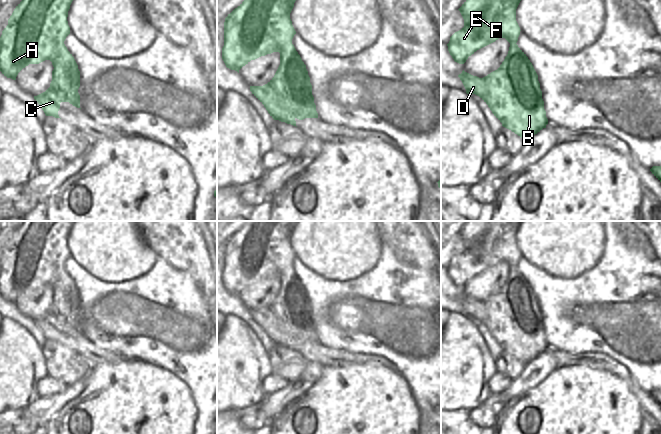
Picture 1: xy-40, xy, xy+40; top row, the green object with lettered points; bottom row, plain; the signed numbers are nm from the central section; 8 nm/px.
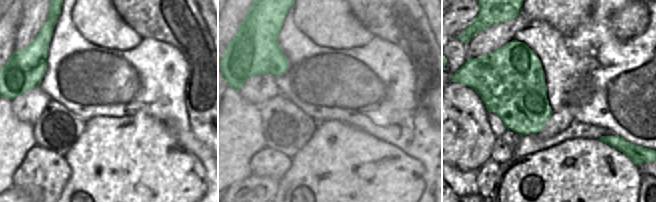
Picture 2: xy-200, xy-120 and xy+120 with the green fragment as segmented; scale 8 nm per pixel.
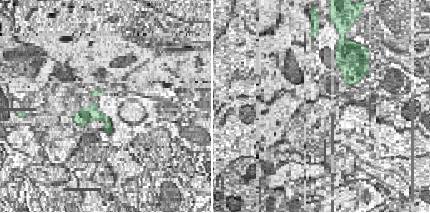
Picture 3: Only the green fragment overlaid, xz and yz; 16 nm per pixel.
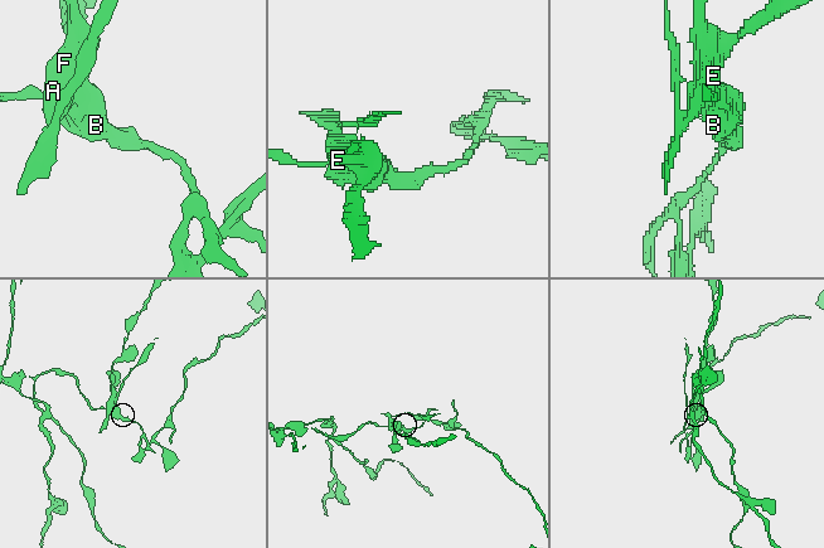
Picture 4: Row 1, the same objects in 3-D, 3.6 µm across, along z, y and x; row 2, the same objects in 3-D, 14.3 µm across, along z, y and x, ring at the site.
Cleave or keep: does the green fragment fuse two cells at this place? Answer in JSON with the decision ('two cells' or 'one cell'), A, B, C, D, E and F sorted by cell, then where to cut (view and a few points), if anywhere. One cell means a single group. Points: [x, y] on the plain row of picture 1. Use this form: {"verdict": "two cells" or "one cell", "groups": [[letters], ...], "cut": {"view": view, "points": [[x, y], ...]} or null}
{"verdict": "two cells", "groups": [["A", "E", "F"], ["B", "C", "D"]], "cut": {"view": "xy-40", "points": [[64, 268], [62, 278], [56, 286], [52, 286]]}}

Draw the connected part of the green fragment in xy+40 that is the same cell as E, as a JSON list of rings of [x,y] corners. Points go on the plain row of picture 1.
[[[468,221],[468,223],[458,233],[464,243],[464,251],[455,256],[447,268],[448,275],[455,286],[464,288],[469,280],[477,274],[495,266],[499,262],[505,262],[509,267],[509,274],[516,268],[520,259],[520,251],[516,245],[516,233],[522,221]]]

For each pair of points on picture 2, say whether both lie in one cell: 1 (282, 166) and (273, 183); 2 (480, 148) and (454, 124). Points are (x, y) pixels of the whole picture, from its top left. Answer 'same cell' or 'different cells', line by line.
1: different cells
2: same cell

